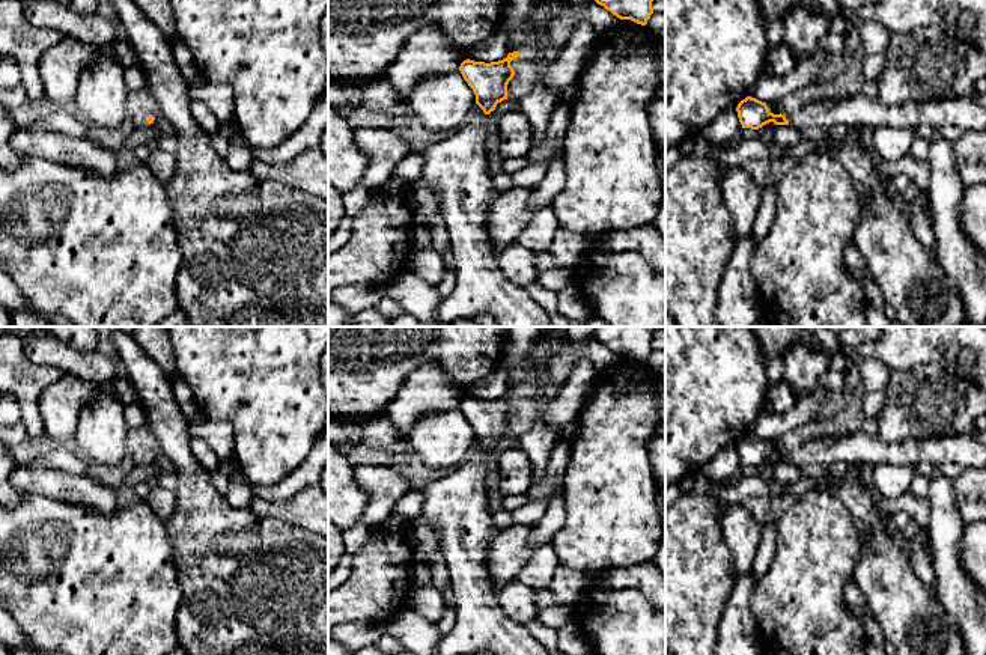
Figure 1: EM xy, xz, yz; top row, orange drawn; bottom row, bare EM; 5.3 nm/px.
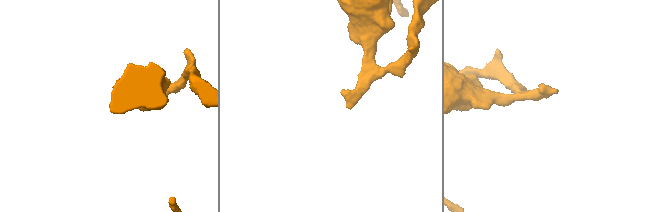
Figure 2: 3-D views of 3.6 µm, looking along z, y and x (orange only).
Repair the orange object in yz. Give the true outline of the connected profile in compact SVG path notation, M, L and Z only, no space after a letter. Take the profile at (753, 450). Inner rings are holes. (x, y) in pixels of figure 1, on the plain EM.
M751 434L742 437L738 441L736 449L742 465L759 467L769 459L774 459L775 462L789 462L784 452L771 450L766 440Z

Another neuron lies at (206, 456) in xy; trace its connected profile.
M190 435L190 447L206 470L217 470L220 467L221 459L205 440Z

